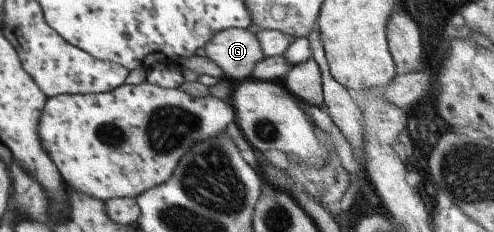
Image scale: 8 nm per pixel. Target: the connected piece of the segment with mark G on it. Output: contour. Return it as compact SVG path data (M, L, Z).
M229 28L217 32L207 44L205 54L221 66L225 78L233 82L252 79L257 62L265 59L255 28Z

